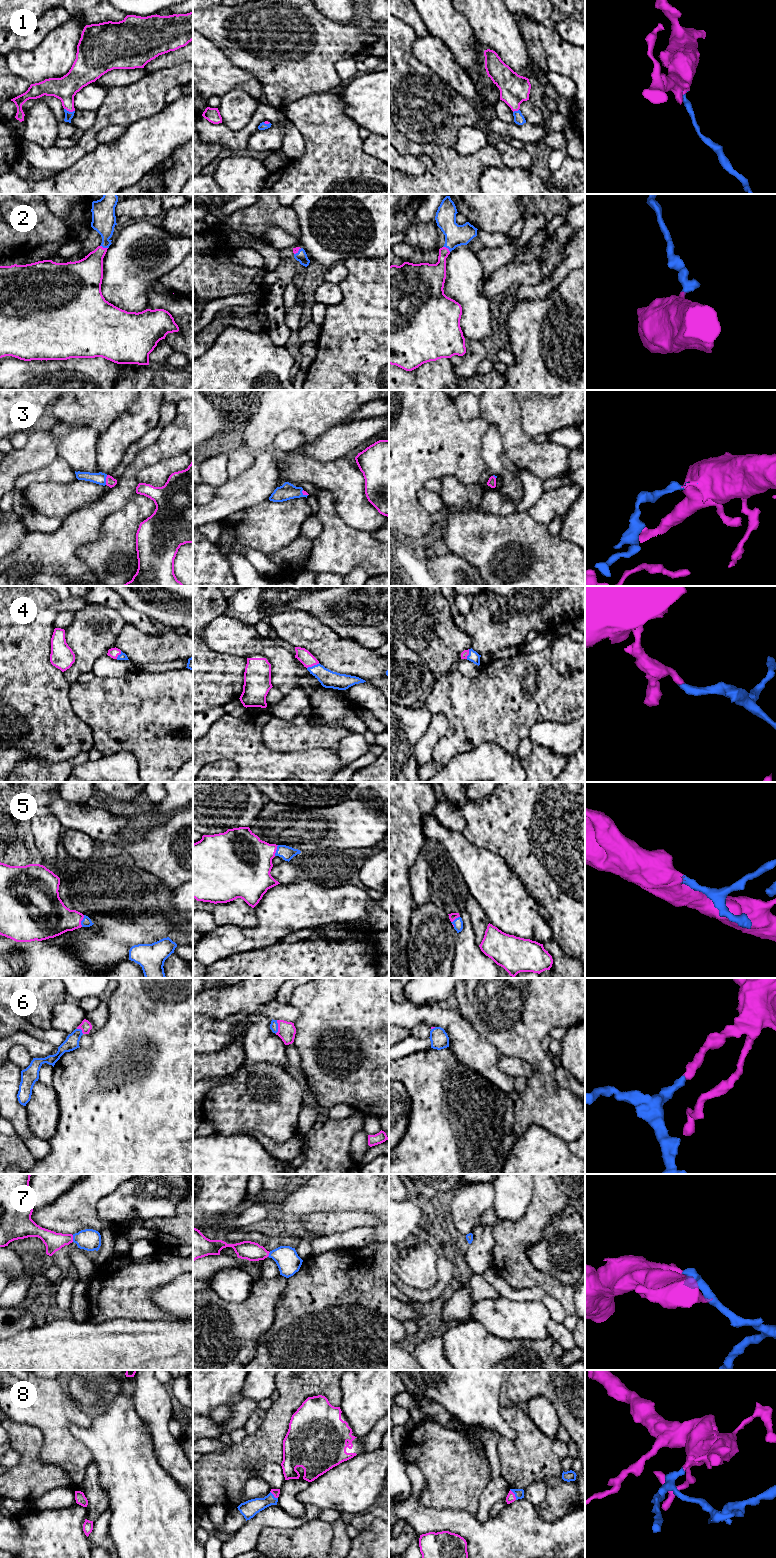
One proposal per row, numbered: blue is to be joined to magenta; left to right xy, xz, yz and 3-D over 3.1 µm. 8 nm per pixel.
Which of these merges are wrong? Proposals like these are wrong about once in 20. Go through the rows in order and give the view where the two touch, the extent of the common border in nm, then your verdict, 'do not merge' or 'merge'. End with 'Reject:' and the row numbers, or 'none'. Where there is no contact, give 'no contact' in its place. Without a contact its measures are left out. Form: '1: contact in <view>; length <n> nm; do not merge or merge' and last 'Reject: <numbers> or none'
1: contact in xy; length 90 nm; merge
2: contact in yz; length 80 nm; merge
3: contact in xy; length 80 nm; merge
4: contact in xz; length 110 nm; merge
5: contact in yz; length 100 nm; merge
6: contact in xz; length 110 nm; merge
7: contact in xy; length 60 nm; merge
8: contact in yz; length 100 nm; merge
Reject: none

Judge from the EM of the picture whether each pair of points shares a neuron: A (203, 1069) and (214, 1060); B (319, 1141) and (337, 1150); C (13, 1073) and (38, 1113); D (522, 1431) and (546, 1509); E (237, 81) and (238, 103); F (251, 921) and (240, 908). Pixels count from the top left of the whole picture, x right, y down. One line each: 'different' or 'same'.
A: same
B: same
C: different
D: same
E: different
F: same

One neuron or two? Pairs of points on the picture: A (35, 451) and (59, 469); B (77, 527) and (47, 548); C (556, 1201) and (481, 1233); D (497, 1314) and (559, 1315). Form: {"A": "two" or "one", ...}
{"A": "two", "B": "one", "C": "two", "D": "two"}

